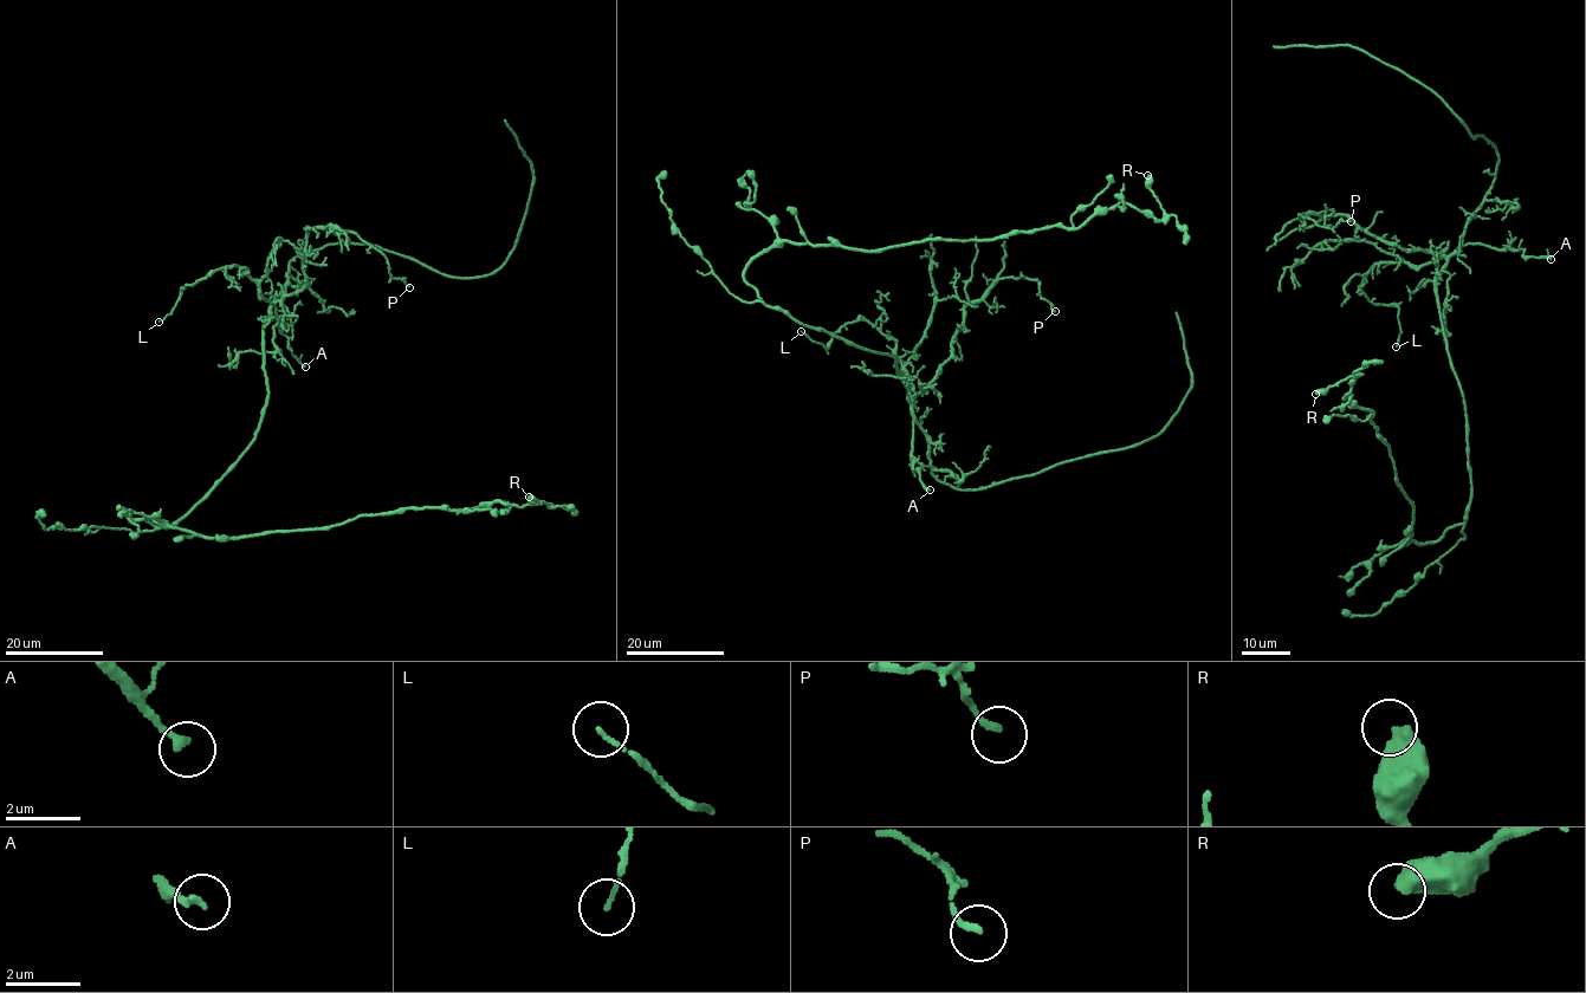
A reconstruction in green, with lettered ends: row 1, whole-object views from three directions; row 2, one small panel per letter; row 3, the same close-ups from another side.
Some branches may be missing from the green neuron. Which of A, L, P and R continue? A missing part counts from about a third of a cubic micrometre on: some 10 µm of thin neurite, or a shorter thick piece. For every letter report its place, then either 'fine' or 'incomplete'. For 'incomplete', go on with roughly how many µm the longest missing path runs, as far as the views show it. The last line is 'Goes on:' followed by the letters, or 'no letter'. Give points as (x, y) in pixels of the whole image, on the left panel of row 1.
A: (305, 367) | fine
L: (159, 322) | fine
P: (409, 287) | fine
R: (529, 497) | fine
Goes on: no letter

